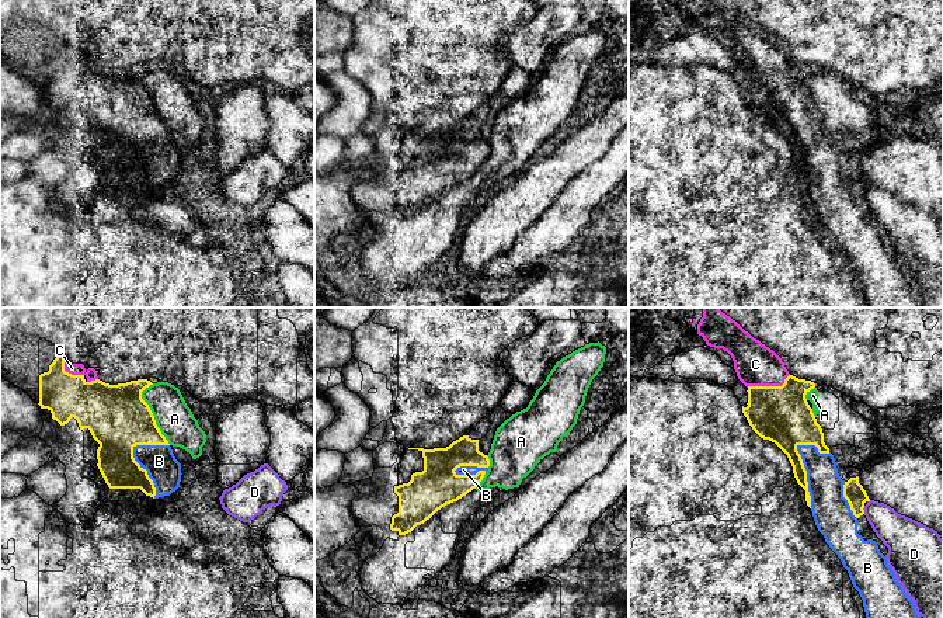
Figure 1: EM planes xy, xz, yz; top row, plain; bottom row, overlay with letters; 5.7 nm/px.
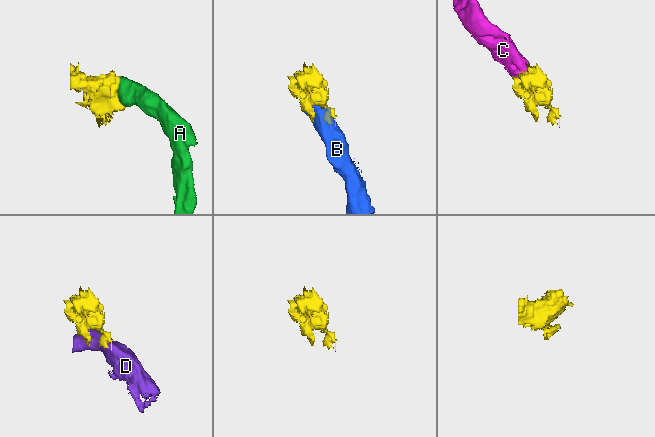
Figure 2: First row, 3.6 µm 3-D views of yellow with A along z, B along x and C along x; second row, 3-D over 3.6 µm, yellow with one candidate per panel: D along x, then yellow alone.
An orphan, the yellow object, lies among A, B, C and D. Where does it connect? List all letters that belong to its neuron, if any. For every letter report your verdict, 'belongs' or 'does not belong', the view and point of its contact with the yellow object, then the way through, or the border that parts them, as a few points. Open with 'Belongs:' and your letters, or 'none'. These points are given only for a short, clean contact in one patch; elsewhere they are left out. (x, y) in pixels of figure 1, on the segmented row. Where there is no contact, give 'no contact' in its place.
Belongs: B, C
A: does not belong; meets yellow in xy at (152, 415)
B: belongs; meets yellow in yz at (806, 476)
C: belongs; meets yellow in yz at (769, 386)
D: does not belong; meets yellow in yz at (863, 510); border along yz (865, 506), (863, 513)

